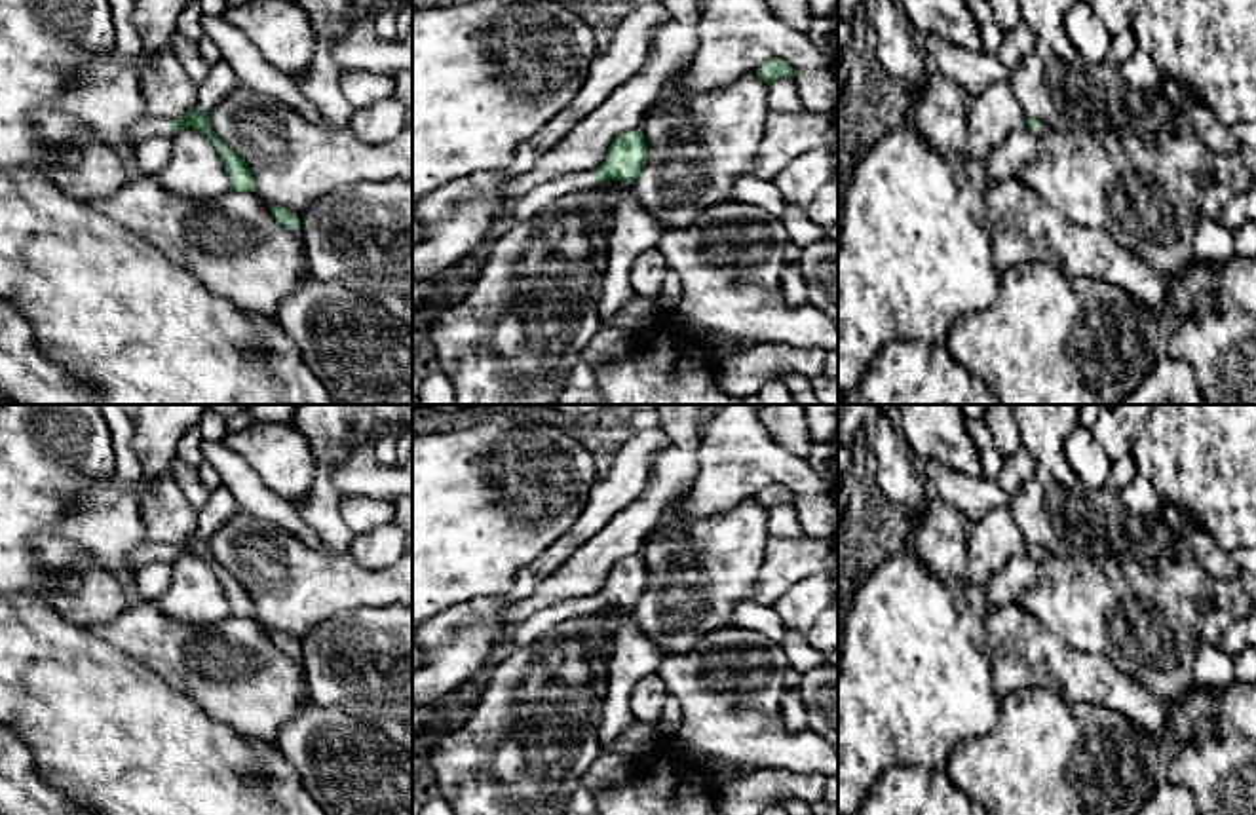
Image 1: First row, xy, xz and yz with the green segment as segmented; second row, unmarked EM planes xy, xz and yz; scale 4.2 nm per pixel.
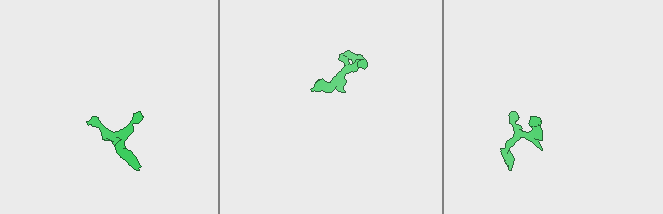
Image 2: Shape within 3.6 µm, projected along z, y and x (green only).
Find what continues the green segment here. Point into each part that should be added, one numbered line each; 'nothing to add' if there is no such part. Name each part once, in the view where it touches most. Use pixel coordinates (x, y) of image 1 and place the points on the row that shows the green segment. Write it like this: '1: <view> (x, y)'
1: xy (152, 126)

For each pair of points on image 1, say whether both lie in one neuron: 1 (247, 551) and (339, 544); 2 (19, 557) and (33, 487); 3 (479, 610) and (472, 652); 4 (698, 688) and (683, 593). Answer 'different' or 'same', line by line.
1: different
2: same
3: same
4: different

